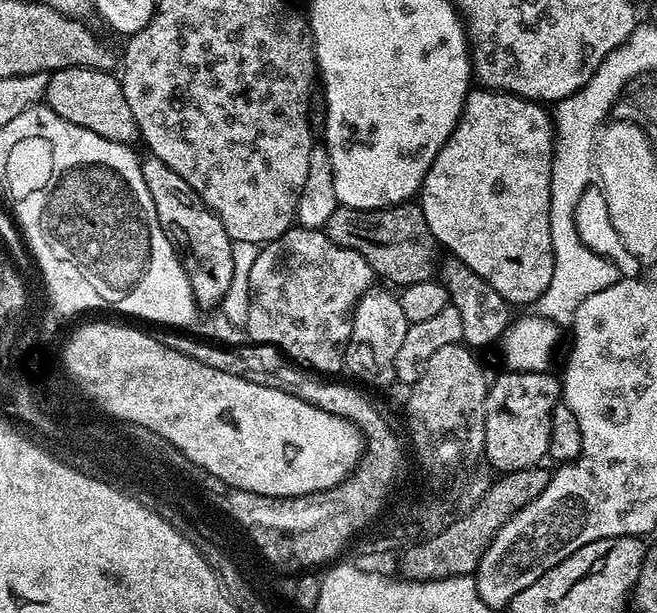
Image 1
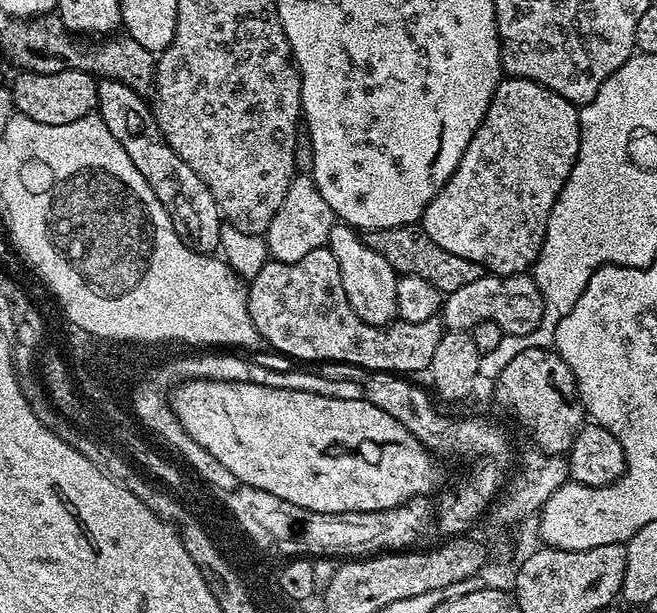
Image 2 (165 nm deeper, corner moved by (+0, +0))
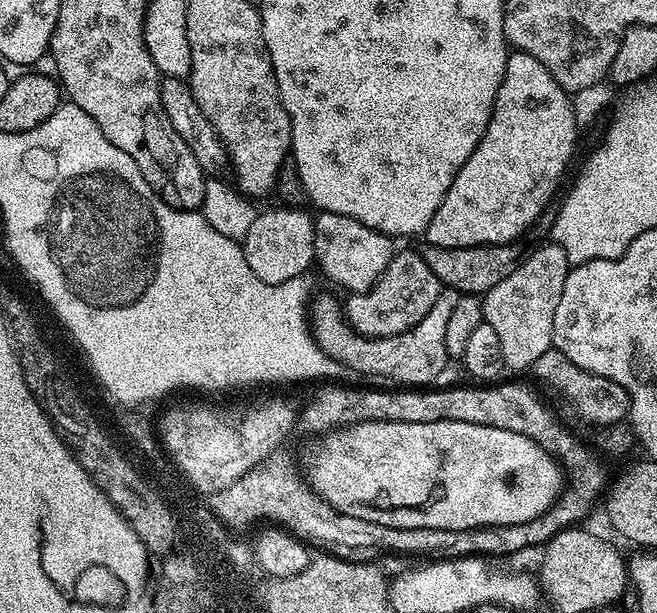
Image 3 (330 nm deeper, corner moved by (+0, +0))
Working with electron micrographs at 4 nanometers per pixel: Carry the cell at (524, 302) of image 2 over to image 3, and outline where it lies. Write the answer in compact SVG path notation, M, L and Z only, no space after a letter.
M544 242L540 248L531 253L527 260L523 260L498 286L494 286L489 292L484 293L482 303L484 306L484 323L494 329L494 334L502 342L502 354L504 355L504 367L510 373L527 373L538 357L546 354L546 350L552 347L552 335L554 334L554 310L558 310L558 302L562 302L562 286L566 286L566 278L570 271L570 265L566 258L566 250L555 242Z

